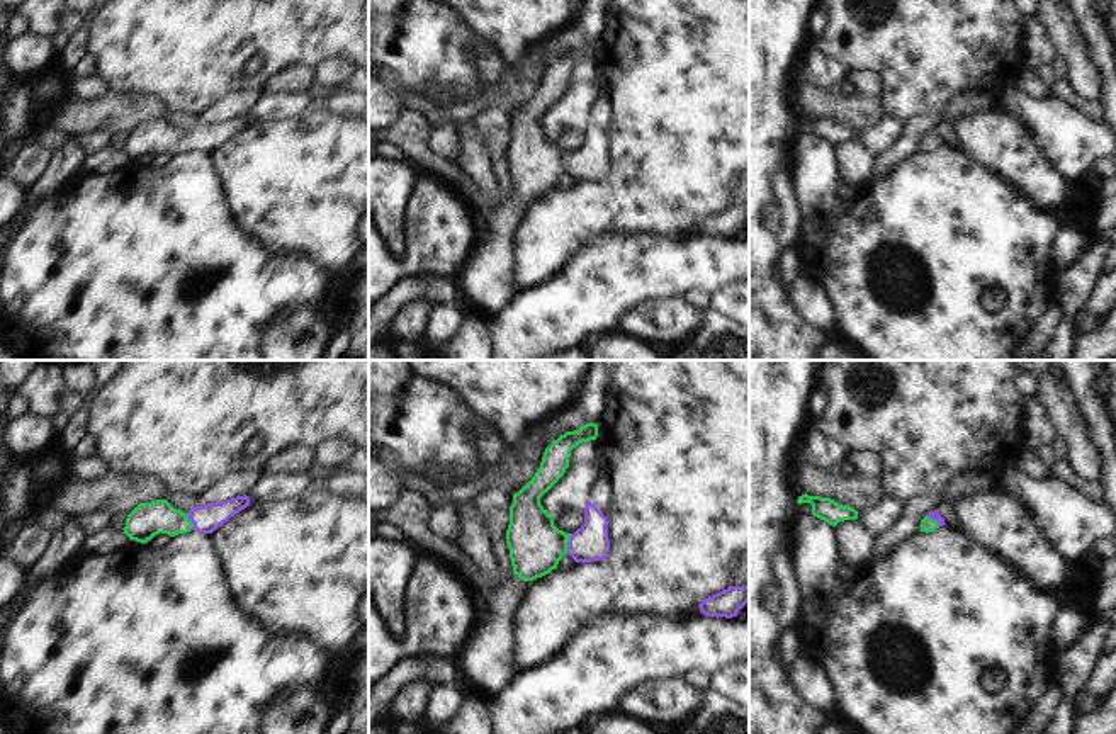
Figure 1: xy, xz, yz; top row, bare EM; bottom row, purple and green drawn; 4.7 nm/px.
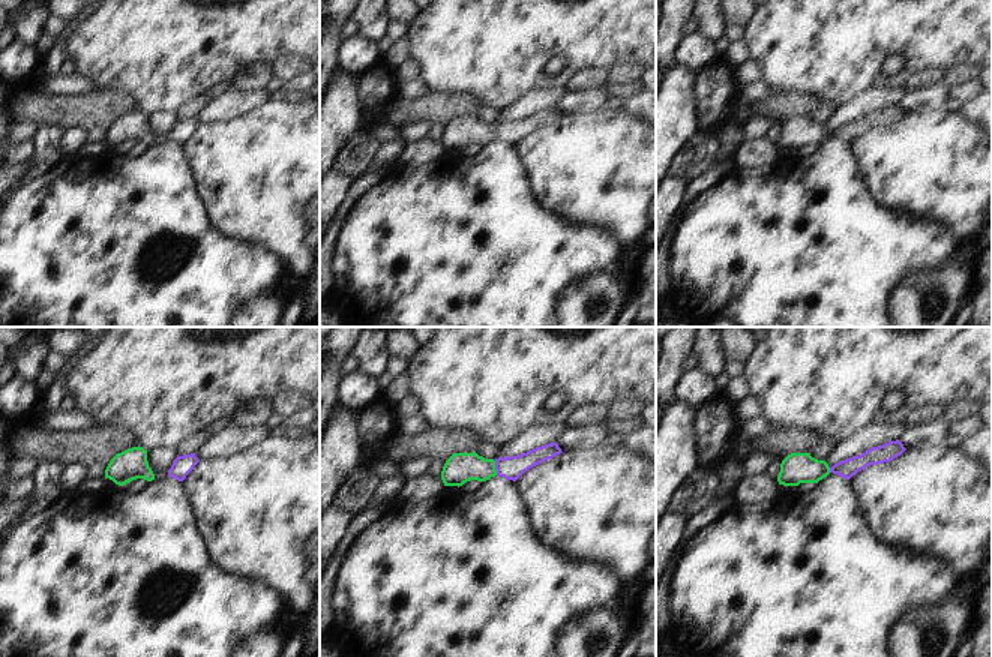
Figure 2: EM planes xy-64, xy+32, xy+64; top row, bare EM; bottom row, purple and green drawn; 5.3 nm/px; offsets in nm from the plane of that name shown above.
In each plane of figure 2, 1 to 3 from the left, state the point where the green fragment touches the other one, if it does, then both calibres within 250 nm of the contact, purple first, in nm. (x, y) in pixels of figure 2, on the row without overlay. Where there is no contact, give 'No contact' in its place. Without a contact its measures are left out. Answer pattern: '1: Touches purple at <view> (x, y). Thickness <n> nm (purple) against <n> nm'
1: No contact
2: Touches purple at xy+32 (496, 132). Thickness 120 nm (purple) against 160 nm
3: Touches purple at xy+64 (830, 134). Thickness 100 nm (purple) against 170 nm

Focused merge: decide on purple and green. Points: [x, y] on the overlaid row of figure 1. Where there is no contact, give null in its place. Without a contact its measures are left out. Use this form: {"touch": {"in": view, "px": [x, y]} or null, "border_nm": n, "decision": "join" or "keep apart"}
{"touch": {"in": "xz", "px": [568, 544]}, "border_nm": 100, "decision": "join"}

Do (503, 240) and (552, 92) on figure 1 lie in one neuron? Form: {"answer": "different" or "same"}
{"answer": "same"}

